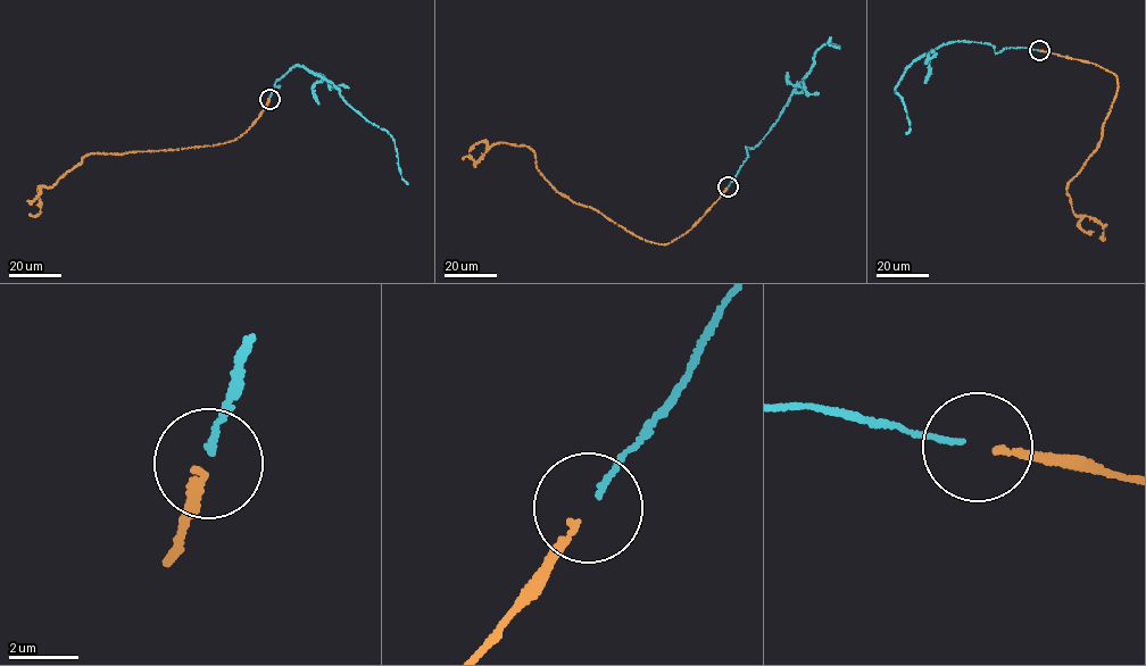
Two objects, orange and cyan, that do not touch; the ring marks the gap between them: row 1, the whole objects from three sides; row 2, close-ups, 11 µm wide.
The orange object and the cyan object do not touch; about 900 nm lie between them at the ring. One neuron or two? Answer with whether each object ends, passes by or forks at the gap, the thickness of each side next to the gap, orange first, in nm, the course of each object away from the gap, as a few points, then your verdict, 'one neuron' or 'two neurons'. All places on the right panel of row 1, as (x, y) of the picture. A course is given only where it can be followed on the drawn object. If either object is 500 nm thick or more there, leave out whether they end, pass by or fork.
orange ends; cyan ends; calibres 200 and 170 nm; course orange (1040, 50), (1093, 63), (1117, 77), (1103, 135), (1066, 188), (1074, 214), (1093, 217), (1105, 238); course cyan (1038, 50), (1010, 47), (995, 52), (989, 44), (954, 41), (918, 58), (895, 89), (908, 121), (906, 132); one neuron

